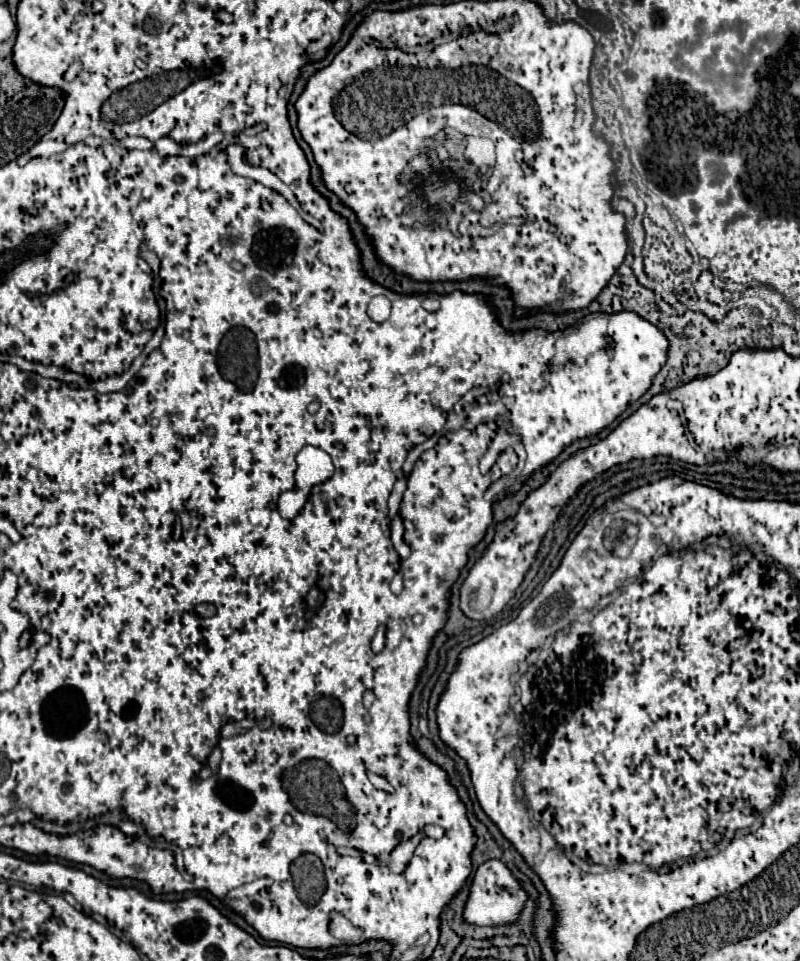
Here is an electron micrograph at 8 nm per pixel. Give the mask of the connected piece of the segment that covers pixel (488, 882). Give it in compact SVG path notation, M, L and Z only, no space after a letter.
M488 860L474 874L470 898L468 898L466 910L464 910L464 920L478 924L478 926L514 924L520 918L524 904L526 904L526 890L522 888L522 882L518 878L514 878L510 868L502 860Z

